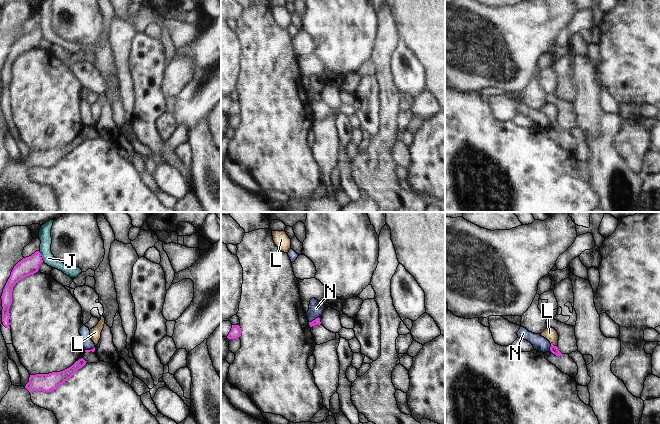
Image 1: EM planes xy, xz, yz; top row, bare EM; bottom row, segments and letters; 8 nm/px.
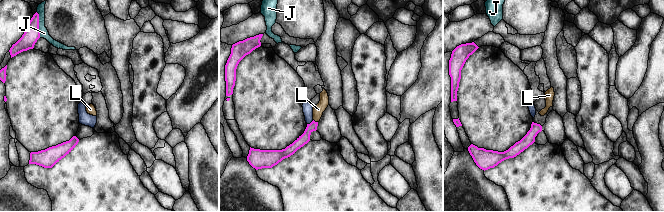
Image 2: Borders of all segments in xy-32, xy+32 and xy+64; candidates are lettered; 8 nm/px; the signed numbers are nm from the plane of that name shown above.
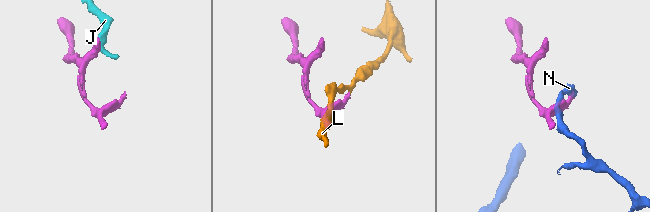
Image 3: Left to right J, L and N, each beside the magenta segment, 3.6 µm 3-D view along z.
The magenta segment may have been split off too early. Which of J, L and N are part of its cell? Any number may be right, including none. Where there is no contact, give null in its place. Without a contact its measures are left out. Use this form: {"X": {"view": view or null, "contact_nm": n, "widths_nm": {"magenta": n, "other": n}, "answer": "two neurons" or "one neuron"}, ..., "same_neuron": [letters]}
{"J": {"view": "xy", "contact_nm": 90, "widths_nm": {"magenta": 150, "other": 100}, "answer": "two neurons"}, "L": {"view": "yz", "contact_nm": 60, "widths_nm": {"magenta": 60, "other": 100}, "answer": "one neuron"}, "N": {"view": "xz", "contact_nm": 90, "widths_nm": {"magenta": 50, "other": 120}, "answer": "two neurons"}, "same_neuron": ["L"]}

